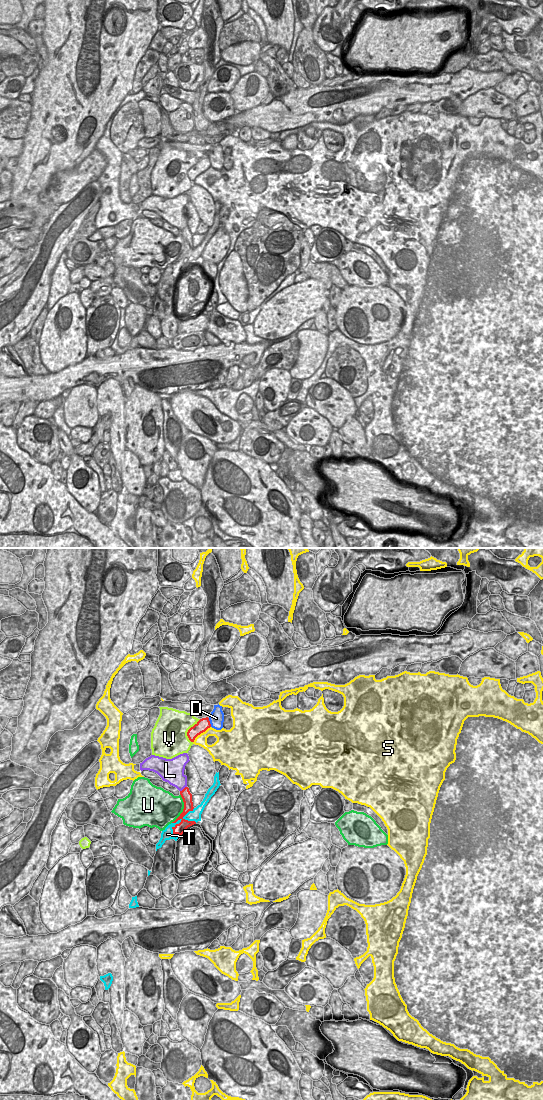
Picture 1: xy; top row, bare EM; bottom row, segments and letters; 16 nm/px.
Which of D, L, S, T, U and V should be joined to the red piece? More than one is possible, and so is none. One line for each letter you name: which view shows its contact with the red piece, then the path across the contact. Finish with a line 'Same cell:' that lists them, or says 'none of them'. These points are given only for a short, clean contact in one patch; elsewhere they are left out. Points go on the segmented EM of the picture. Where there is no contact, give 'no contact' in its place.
Same cell: none of them

